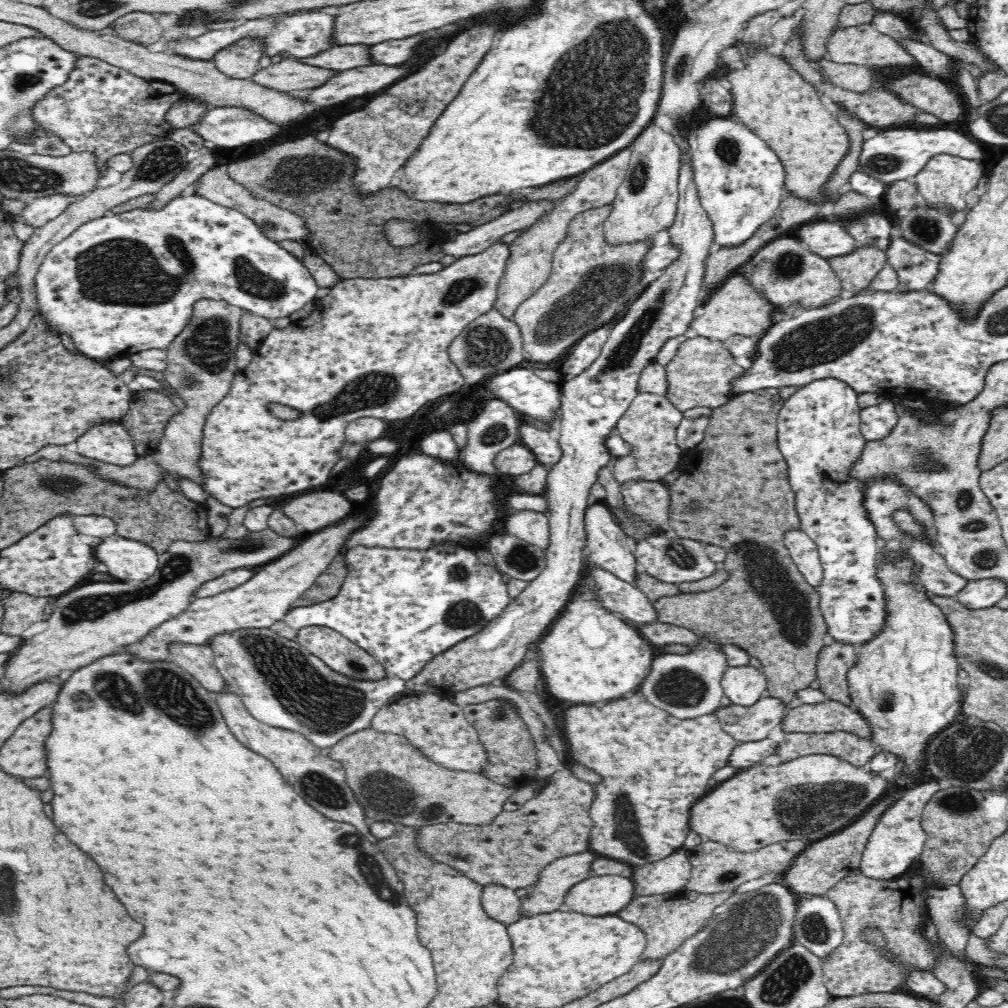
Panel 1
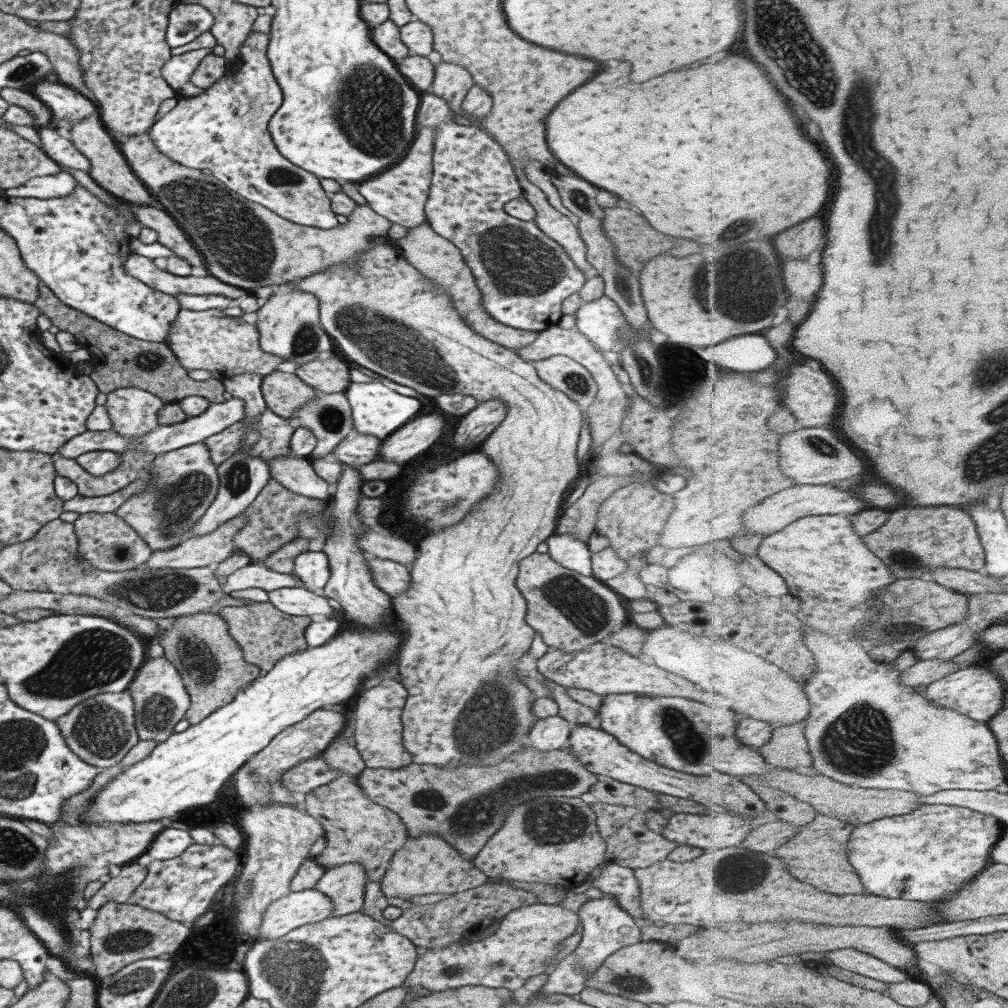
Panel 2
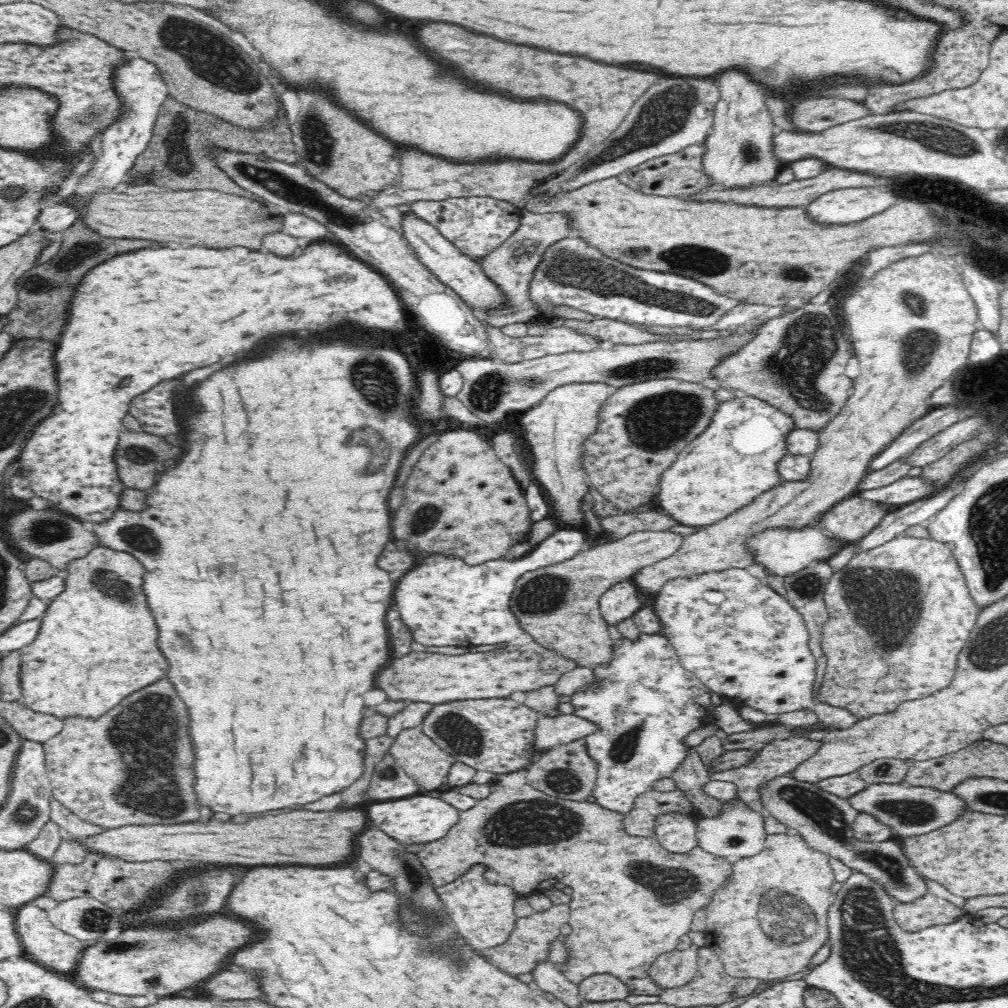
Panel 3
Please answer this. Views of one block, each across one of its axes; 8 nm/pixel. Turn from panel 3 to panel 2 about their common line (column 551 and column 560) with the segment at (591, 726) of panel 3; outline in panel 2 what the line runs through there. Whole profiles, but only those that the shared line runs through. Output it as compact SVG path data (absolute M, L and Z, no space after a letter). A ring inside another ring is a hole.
M559 714L537 719L528 733L527 745L538 752L550 752L567 747L572 725Z

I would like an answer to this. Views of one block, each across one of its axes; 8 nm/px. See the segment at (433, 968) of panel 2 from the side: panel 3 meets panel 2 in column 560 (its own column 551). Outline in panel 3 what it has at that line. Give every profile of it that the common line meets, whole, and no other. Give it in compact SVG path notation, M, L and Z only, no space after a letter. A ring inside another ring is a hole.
M568 904L552 905L545 911L518 918L508 940L487 951L490 955L488 960L502 971L512 975L532 972L537 962L549 959L550 943L557 940L556 938L560 936L560 928L568 923L569 918Z

